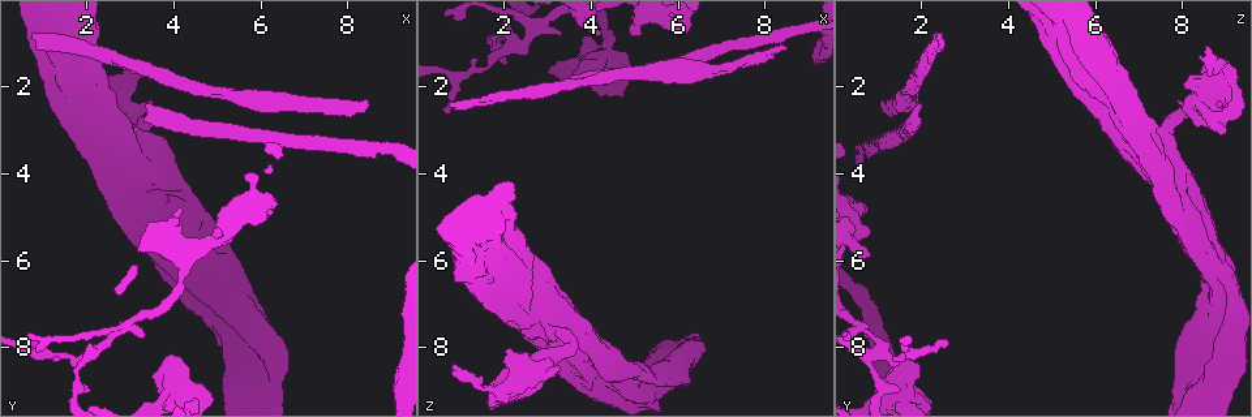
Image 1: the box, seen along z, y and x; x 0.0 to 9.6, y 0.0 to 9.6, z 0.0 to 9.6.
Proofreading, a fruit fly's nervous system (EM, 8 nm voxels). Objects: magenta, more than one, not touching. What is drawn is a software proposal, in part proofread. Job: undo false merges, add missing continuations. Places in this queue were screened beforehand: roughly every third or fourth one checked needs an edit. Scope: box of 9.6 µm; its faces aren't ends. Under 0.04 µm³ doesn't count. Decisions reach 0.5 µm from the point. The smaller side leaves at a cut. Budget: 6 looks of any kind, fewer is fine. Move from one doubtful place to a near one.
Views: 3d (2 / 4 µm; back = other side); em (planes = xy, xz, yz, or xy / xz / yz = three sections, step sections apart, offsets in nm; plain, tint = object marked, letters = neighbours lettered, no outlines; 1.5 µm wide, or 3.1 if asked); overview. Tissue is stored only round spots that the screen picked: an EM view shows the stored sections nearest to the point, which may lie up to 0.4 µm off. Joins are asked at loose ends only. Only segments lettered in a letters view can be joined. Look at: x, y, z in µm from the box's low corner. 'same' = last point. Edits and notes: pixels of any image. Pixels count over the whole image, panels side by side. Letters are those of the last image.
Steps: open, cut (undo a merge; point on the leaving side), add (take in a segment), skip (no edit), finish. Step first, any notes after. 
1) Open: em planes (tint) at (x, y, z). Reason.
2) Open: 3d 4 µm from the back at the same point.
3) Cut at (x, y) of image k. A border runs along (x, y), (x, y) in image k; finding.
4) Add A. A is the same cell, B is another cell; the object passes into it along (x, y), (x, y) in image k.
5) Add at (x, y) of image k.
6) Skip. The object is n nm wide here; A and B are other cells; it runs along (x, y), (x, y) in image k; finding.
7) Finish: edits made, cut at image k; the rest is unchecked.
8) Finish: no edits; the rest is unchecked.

Open: em planes (letters) at (0.60, 7.95, 2.50). Thin end.

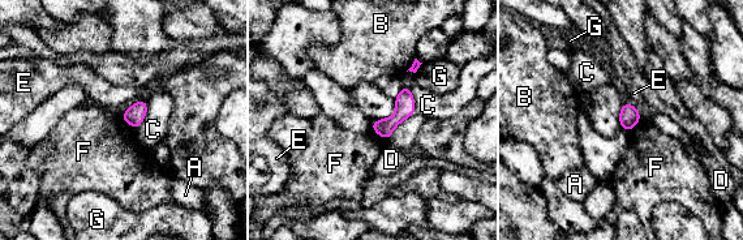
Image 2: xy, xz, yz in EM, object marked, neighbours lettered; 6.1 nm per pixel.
Skip. The object is 110 nm wide here; A, B, C, D, E, F and G are other cells; a border runs along (370, 129), (387, 141) in image 2; none of them fits.

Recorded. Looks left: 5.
Open: em planes (tint) at (3.55, 2.55, 8.00). Sharp bend.

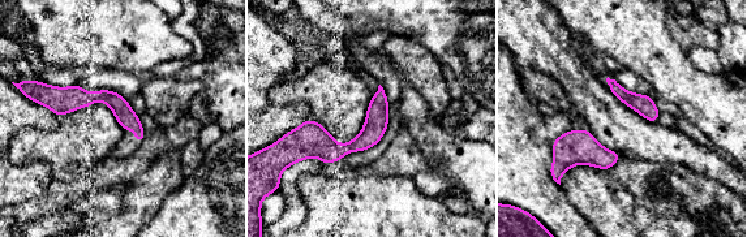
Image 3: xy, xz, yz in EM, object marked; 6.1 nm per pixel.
Open: em planes (letters) at the same point.

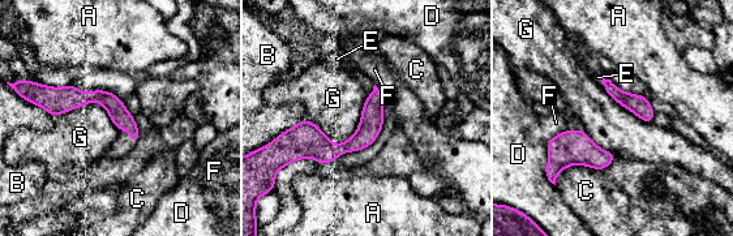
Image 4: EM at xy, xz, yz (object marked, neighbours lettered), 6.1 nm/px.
Skip. The longest contact is with G, 420 nm; A, B, C, D, E, F and G are other cells; a border runs along (367, 97), (343, 142), (304, 119) in image 4; one neuron here.

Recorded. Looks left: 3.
Open: em yz step 8 (letters) at (0.70, 0.80, 2.40). End of a long branch.

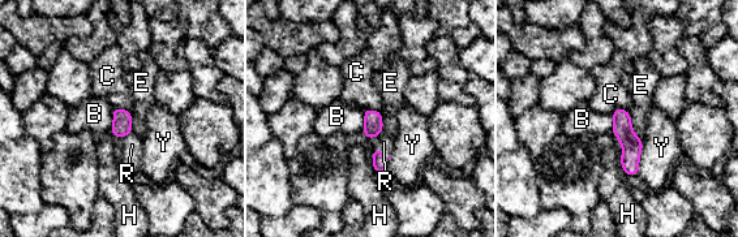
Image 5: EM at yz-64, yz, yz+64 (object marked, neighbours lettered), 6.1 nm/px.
Open: em xz step 4 (letters) at the same point. Another direction.

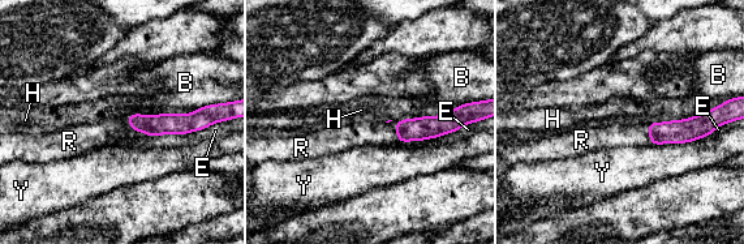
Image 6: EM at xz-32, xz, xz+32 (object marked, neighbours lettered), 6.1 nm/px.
Add R. R is the same cell, B, E, H and Y are other cells; the neuron continues.

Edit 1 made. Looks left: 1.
Finish: edits made, add at image 6; the rest is unchecked.

